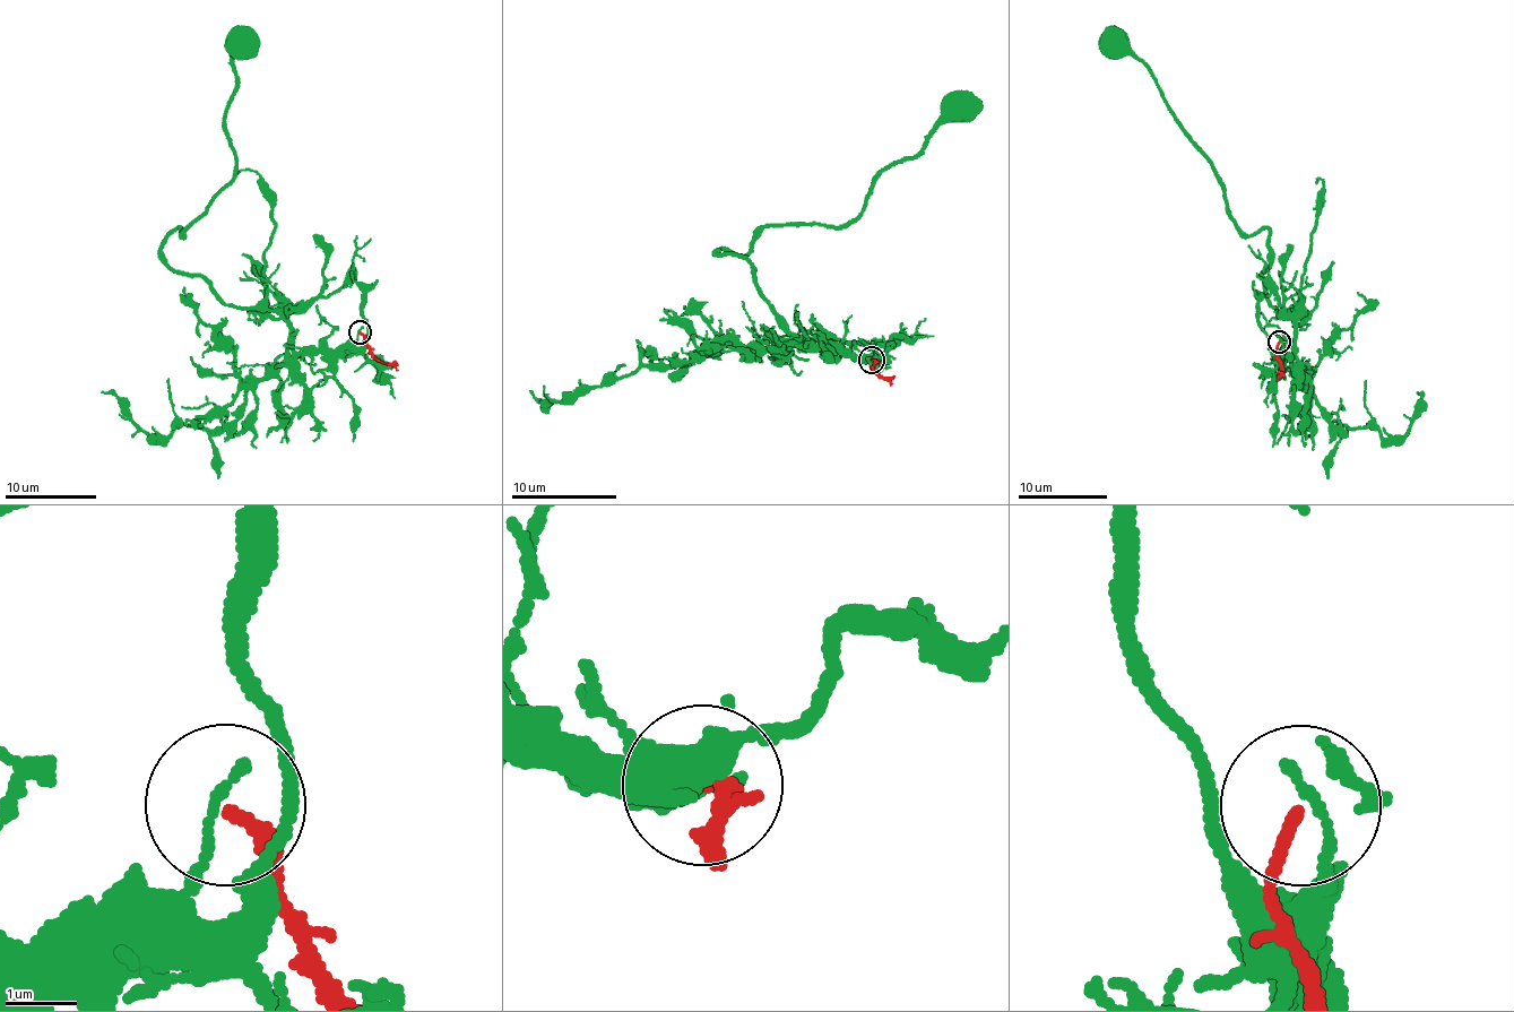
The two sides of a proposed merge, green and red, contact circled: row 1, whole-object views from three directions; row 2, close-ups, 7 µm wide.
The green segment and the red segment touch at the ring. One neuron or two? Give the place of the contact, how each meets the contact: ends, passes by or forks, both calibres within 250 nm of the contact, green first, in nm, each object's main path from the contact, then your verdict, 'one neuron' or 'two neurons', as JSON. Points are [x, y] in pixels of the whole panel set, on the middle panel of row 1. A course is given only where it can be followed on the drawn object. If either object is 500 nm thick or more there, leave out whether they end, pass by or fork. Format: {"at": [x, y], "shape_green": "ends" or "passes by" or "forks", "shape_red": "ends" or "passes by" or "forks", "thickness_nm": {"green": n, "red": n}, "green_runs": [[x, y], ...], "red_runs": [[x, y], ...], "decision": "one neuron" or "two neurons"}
{"at": [871, 360], "shape_green": "ends", "shape_red": "ends", "thickness_nm": {"green": 140, "red": 170}, "green_runs": [[871, 359], [794, 343], [749, 259], [718, 249], [862, 214], [958, 105]], "red_runs": [[871, 359], [881, 378], [892, 378]], "decision": "two neurons"}

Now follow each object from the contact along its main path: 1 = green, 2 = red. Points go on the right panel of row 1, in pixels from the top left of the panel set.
1: (1279, 340), (1291, 357), (1296, 325), (1260, 276), (1266, 227), (1236, 226), (1158, 81), (1113, 44)
2: (1279, 340), (1282, 373), (1278, 381)

